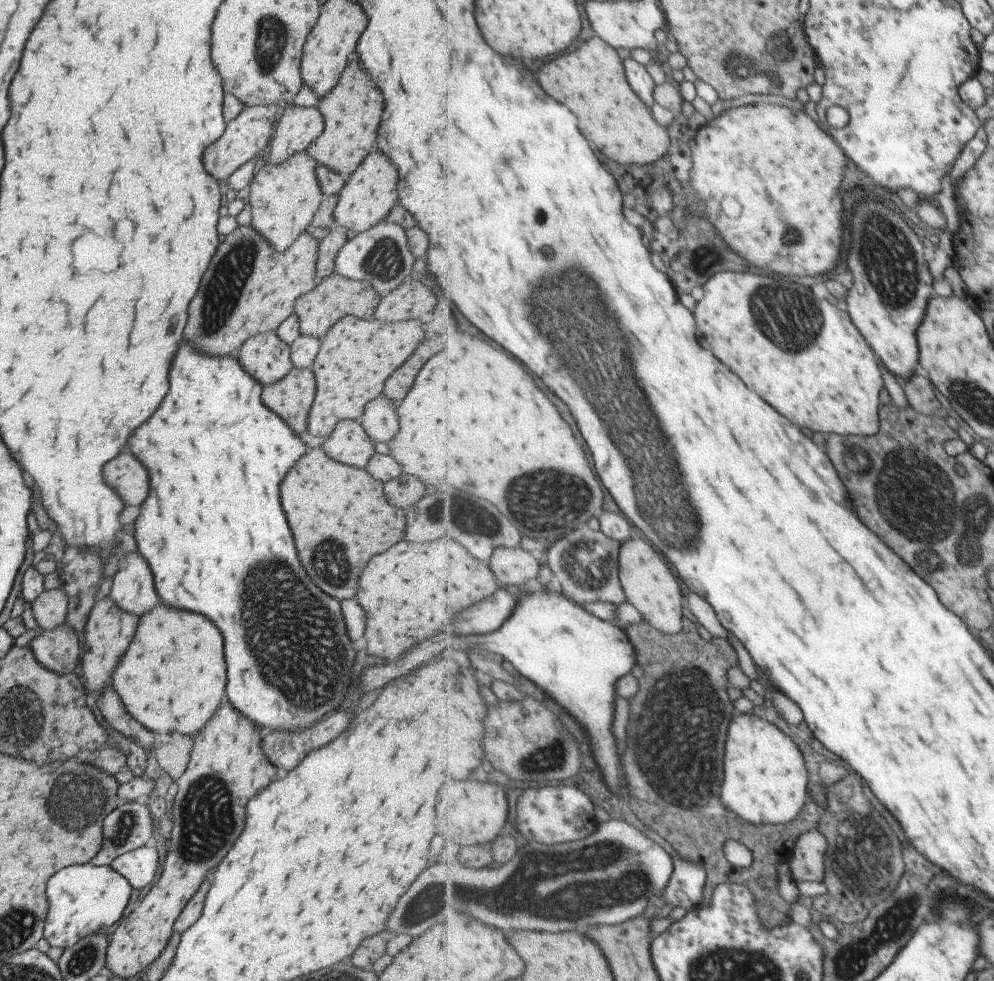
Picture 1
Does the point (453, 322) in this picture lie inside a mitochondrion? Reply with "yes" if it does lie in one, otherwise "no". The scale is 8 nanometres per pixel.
no

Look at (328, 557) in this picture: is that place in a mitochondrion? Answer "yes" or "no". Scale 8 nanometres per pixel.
yes

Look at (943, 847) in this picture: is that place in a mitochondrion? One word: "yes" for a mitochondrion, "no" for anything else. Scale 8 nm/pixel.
no

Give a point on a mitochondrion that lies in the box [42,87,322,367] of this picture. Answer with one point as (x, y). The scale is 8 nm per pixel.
(219, 300)

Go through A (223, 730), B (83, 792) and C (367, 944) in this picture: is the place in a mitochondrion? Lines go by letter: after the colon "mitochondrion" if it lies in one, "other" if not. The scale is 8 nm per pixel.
A: other
B: mitochondrion
C: other

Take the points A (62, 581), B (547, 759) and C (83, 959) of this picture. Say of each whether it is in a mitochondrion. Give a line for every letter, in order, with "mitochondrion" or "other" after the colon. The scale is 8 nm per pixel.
A: other
B: mitochondrion
C: mitochondrion

